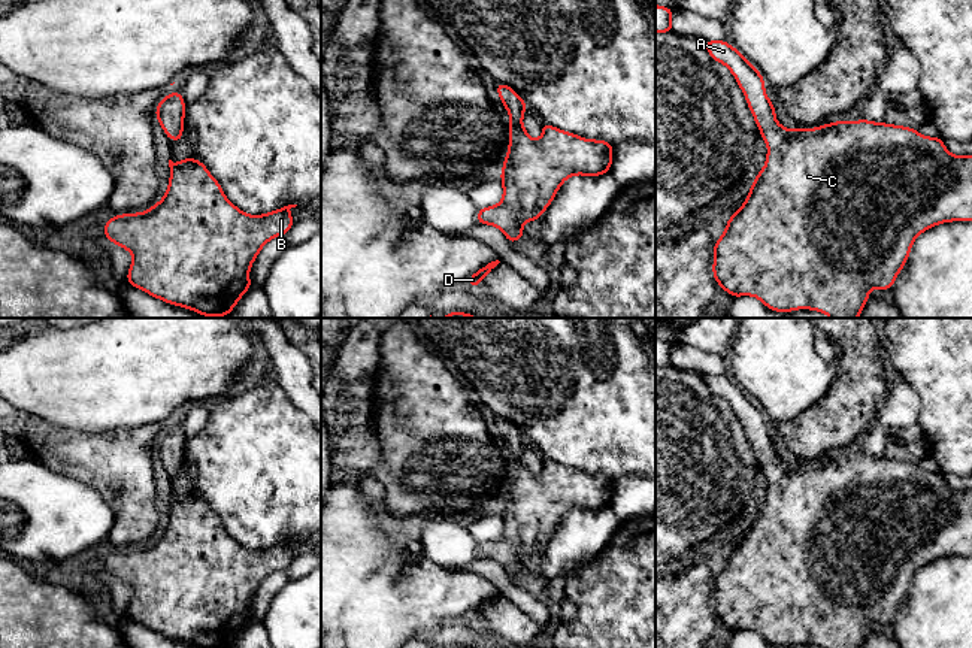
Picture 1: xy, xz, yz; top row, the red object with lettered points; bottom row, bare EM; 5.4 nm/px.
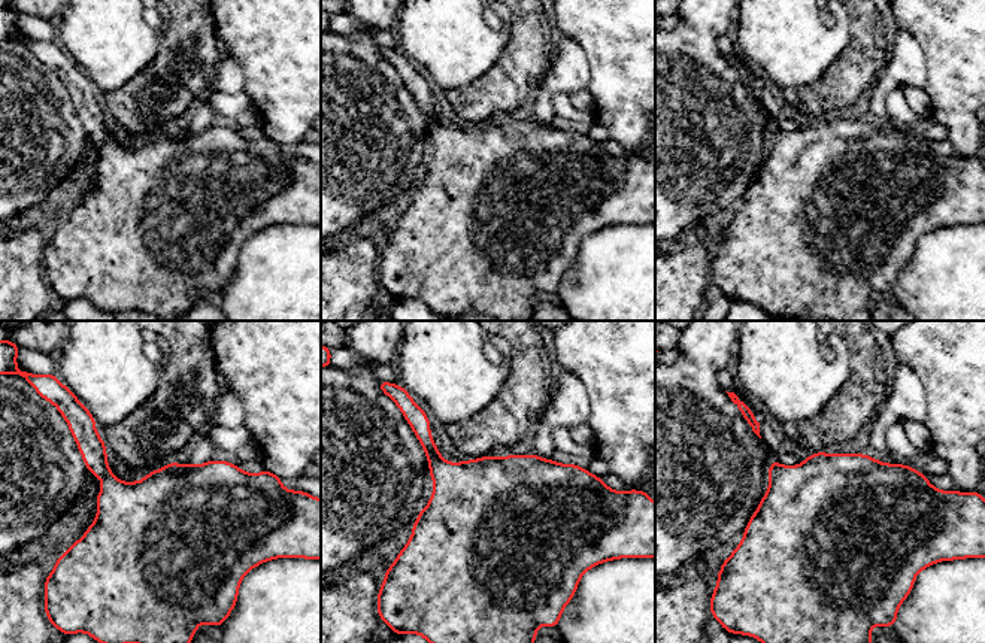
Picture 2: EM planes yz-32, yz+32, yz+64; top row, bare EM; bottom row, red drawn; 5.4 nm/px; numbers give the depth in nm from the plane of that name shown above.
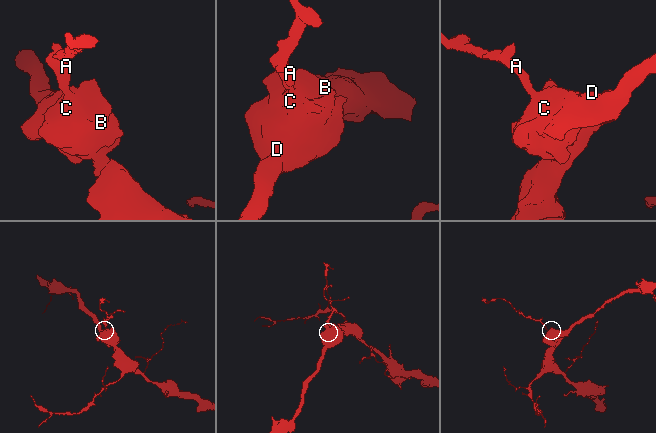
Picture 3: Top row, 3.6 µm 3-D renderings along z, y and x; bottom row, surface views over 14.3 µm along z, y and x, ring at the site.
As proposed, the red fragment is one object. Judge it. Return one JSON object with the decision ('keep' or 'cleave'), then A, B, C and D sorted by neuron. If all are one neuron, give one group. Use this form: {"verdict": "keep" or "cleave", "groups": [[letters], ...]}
{"verdict": "keep", "groups": [["A", "B", "C", "D"]]}

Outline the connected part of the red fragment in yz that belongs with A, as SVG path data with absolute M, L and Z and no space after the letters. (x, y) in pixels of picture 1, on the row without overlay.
M705 375L705 382L733 408L767 479L764 502L714 578L712 608L732 632L754 630L779 648L797 644L862 648L872 623L893 623L918 569L941 557L972 555L972 490L953 490L942 472L923 470L912 461L864 452L791 466L776 455L763 409L735 381L726 375Z

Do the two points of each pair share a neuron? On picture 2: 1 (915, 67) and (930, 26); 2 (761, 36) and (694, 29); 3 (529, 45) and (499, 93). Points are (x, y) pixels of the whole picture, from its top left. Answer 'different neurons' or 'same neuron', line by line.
1: different neurons
2: different neurons
3: same neuron

